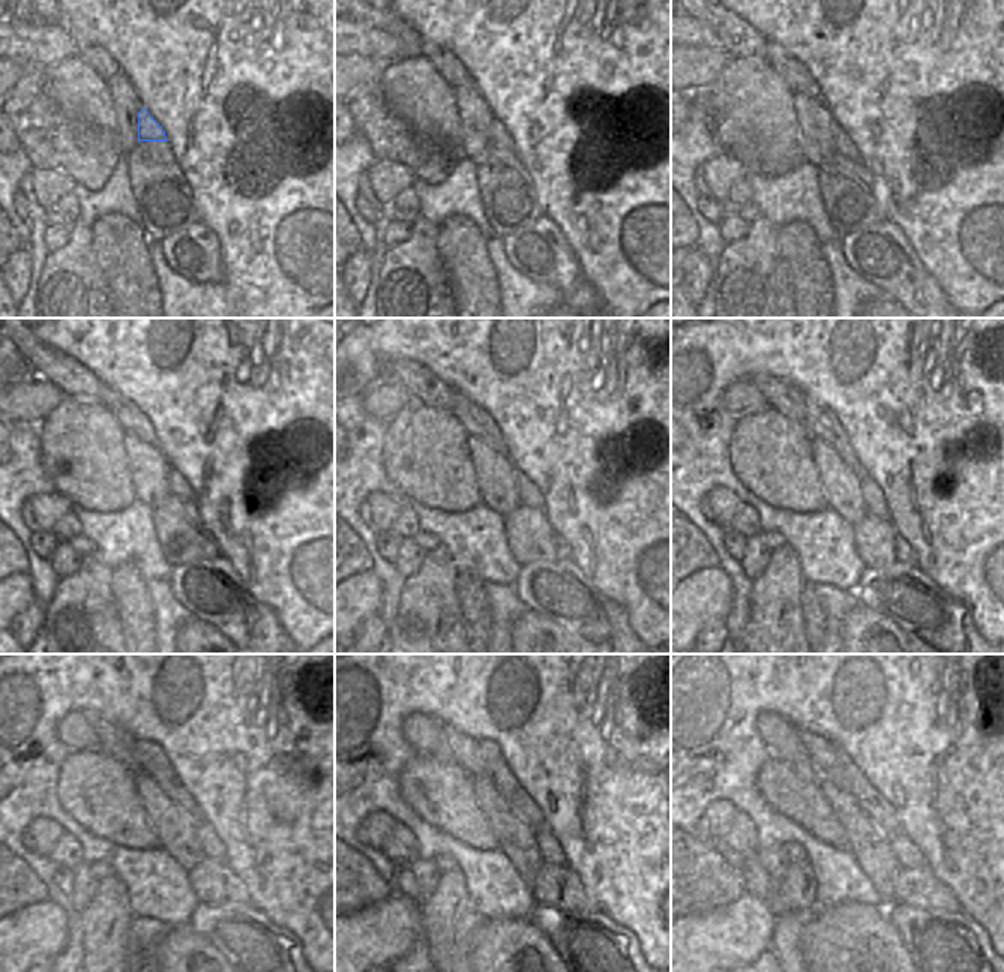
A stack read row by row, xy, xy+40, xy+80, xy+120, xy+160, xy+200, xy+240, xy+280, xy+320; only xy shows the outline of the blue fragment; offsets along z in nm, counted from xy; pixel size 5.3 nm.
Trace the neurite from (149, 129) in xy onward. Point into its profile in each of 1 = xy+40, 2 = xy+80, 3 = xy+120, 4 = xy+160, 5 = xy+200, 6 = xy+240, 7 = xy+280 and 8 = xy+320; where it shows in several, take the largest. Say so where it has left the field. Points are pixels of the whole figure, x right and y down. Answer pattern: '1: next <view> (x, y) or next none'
1: next xy+40 (498, 137)
2: next xy+80 (844, 144)
3: next xy+120 (177, 485)
4: next xy+160 (532, 497)
5: next xy+200 (874, 498)
6: next xy+240 (213, 848)
7: next xy+280 (550, 848)
8: next xy+320 (908, 855)

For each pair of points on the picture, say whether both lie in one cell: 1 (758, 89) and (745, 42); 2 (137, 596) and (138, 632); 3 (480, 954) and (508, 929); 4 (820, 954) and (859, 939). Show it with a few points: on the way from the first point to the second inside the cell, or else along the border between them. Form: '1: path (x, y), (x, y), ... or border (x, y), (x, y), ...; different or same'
1: border (730, 56), (764, 57); different
2: path (137, 605), (138, 623); same
3: path (486, 950), (502, 935); same
4: path (829, 954), (844, 954), (850, 948); same

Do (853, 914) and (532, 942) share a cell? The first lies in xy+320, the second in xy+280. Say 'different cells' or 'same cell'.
same cell

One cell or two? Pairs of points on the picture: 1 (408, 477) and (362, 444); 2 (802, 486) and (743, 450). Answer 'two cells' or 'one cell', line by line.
1: two cells
2: one cell

